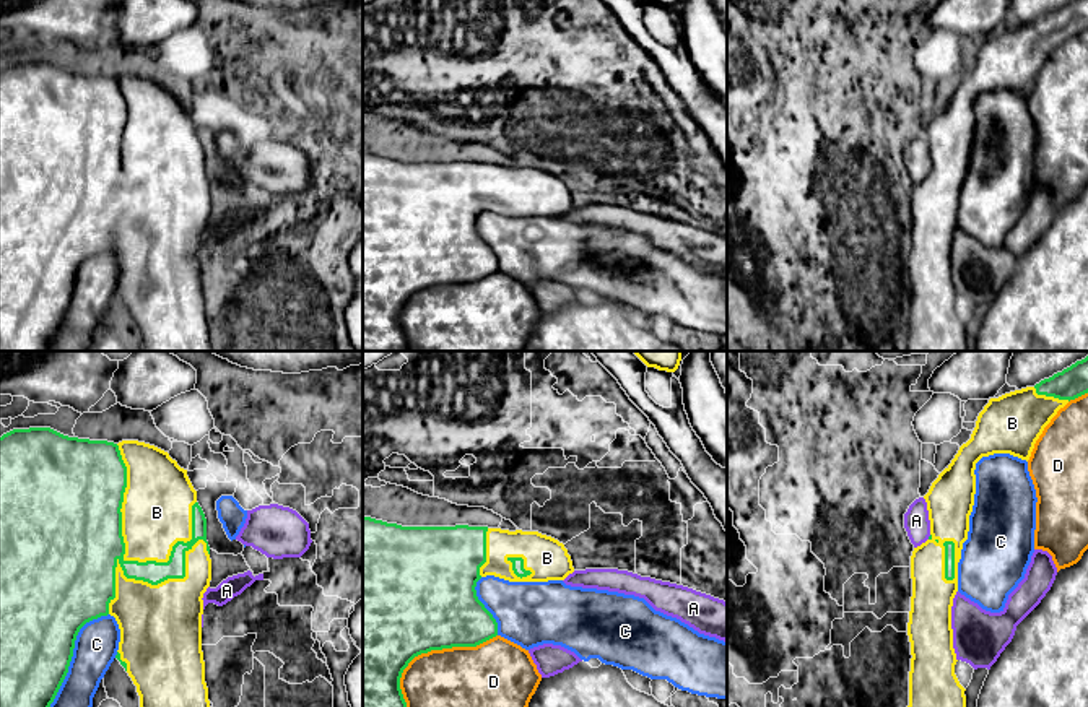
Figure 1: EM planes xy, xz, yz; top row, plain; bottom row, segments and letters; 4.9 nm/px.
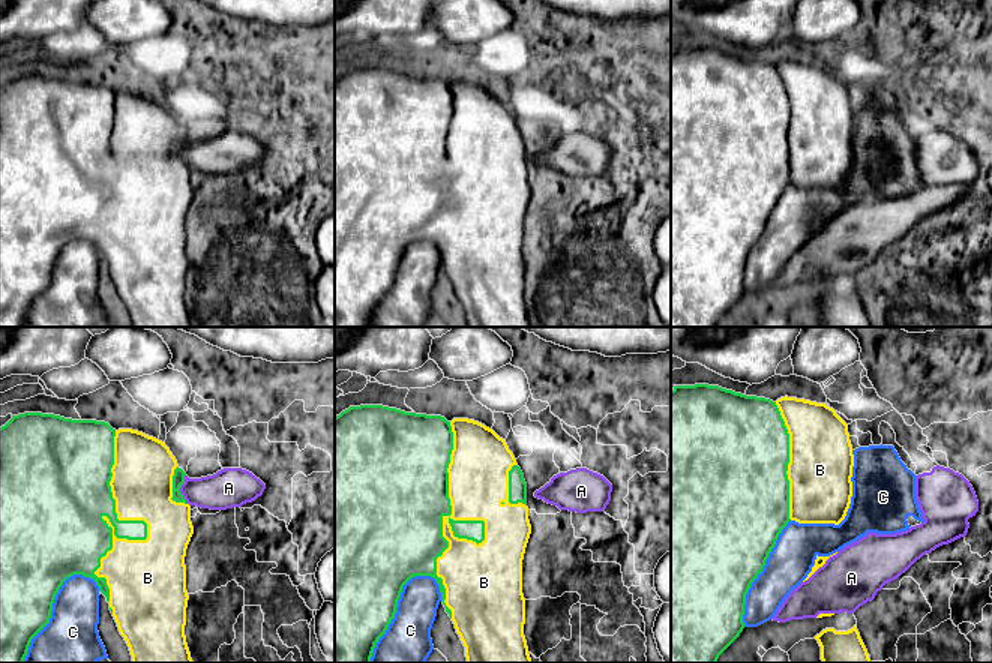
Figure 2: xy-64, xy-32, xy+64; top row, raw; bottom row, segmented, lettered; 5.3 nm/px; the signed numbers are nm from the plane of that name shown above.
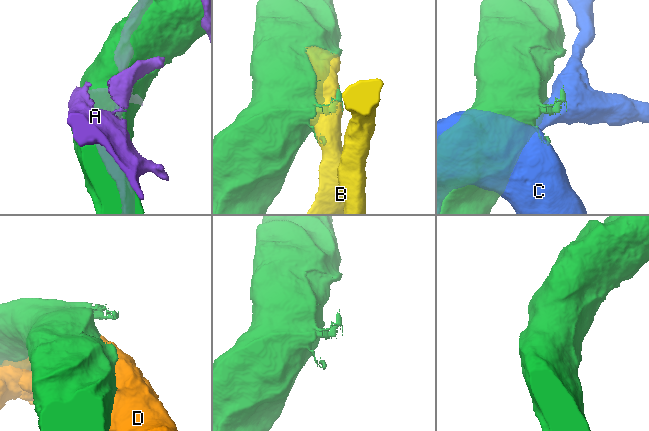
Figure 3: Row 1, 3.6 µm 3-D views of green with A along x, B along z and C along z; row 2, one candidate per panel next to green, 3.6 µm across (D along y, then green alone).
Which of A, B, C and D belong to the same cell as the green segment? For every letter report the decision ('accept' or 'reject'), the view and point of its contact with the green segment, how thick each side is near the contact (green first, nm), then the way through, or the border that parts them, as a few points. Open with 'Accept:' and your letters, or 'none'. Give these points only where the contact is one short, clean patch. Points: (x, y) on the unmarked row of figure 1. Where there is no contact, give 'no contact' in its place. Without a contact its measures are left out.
Accept: B
A: reject; contact yz (929, 173); calibres 20 and 130 nm
B: accept; contact xy (121, 158); calibres 500 and 360 nm
C: reject; contact xy (72, 291); calibres 400 and 220 nm
D: reject; contact xz (426, 288); calibres 500 and 460 nm

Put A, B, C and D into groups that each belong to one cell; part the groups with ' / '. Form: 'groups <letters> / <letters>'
groups A / B / C / D

